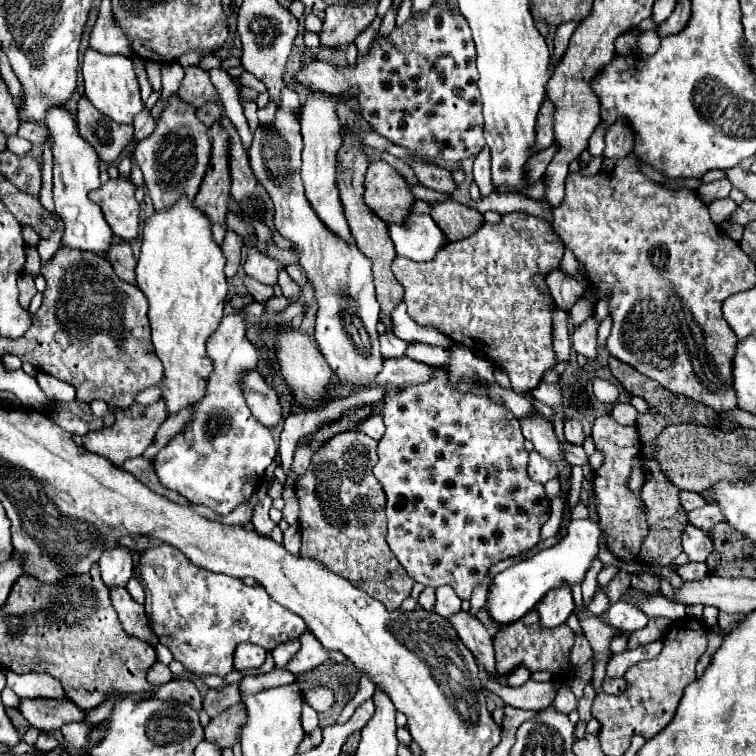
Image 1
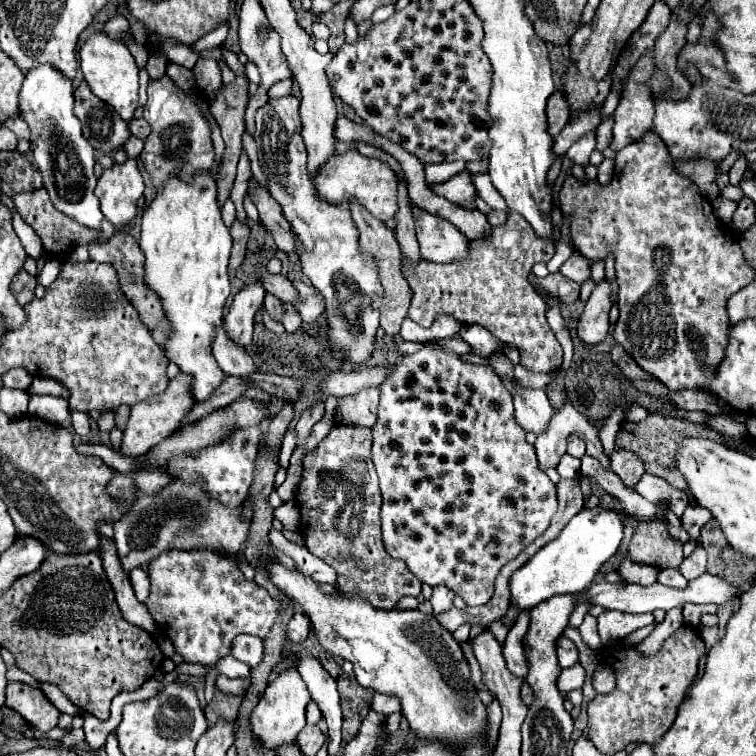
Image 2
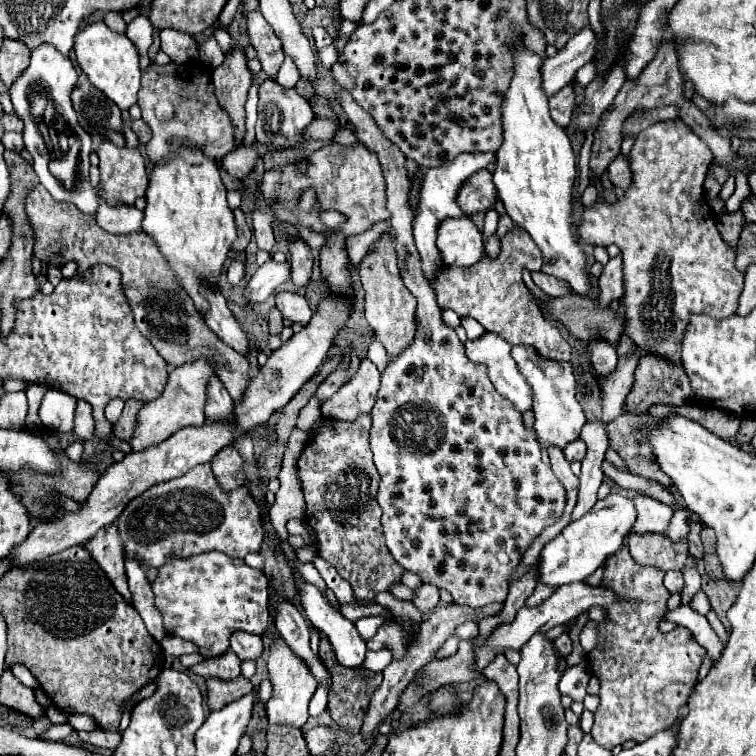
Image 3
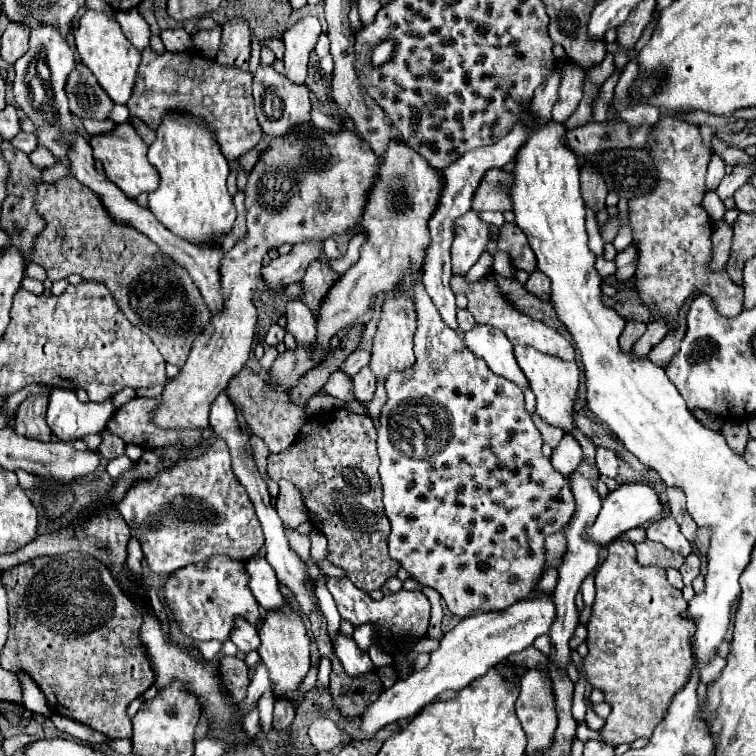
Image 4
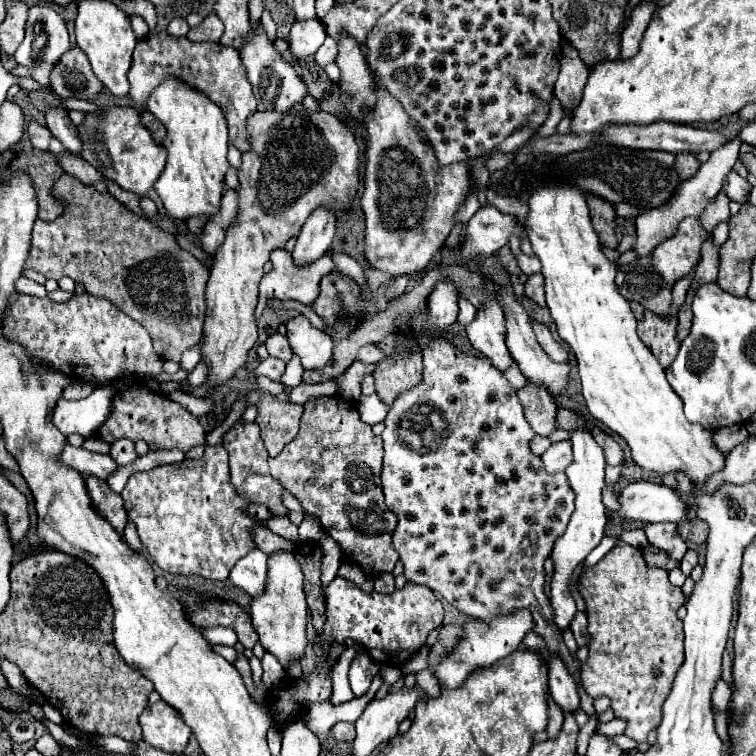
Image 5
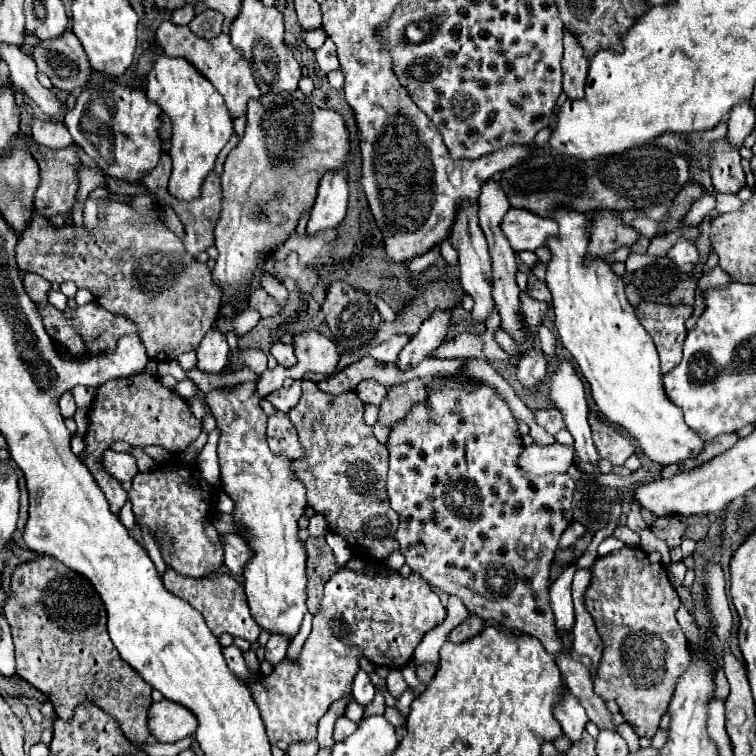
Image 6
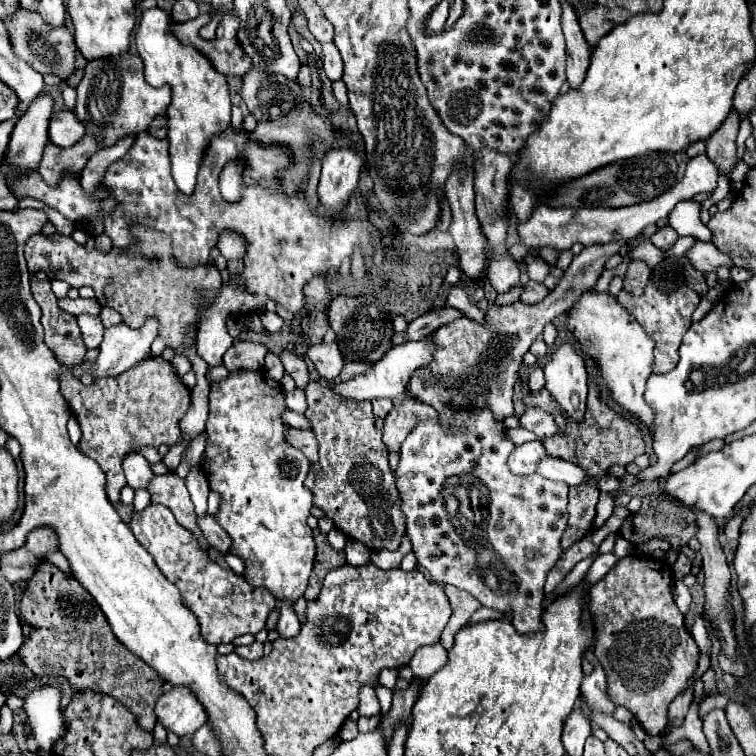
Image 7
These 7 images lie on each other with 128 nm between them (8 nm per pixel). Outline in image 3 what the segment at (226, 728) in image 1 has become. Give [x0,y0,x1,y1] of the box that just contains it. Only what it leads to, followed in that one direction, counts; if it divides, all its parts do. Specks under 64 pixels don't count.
[206,676,252,710]

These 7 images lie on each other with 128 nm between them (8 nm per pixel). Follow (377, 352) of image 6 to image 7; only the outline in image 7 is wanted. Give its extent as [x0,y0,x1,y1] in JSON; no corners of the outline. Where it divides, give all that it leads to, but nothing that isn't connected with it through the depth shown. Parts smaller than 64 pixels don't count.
[392,308,462,346]

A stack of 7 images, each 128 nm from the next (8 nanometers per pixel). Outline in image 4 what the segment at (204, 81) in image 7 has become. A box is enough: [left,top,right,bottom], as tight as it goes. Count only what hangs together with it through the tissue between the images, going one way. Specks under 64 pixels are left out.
[148,114,236,246]

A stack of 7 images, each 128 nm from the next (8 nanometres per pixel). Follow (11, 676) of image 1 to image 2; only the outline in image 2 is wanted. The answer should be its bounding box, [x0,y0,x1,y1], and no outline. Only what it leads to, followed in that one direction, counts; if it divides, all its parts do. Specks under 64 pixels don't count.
[40,682,80,716]

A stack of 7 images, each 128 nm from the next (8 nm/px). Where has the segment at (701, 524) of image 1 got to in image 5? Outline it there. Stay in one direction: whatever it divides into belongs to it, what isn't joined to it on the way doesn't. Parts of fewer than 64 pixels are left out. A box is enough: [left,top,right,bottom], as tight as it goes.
[644,522,688,560]

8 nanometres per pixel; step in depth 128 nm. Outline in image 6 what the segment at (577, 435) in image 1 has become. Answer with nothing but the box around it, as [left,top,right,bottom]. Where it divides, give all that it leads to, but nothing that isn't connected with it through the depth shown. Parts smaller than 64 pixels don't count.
[520,444,574,474]

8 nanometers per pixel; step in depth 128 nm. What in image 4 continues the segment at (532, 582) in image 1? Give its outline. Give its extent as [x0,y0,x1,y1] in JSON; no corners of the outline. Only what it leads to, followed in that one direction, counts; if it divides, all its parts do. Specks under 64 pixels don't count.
[584,482,662,548]

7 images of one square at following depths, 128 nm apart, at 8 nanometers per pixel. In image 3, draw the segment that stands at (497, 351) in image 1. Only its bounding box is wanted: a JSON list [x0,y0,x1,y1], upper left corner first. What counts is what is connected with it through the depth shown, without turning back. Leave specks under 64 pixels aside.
[430,226,570,360]

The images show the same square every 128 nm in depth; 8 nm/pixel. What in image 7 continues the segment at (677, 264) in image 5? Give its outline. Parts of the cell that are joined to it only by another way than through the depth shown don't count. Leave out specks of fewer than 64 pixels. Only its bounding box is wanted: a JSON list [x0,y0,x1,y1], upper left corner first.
[686,242,732,272]

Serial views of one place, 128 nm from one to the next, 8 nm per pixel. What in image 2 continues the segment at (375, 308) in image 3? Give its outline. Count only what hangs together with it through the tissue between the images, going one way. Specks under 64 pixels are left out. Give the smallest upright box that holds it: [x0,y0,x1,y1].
[350,200,412,336]

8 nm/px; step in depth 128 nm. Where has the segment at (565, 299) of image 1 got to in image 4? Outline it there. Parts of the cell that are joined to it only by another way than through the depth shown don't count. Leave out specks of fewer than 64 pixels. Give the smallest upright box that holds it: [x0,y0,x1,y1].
[526,270,552,300]

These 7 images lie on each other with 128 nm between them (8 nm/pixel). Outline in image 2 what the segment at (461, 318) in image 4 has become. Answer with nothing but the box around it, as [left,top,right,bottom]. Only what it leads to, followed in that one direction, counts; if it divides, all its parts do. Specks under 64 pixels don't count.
[460,326,502,358]

